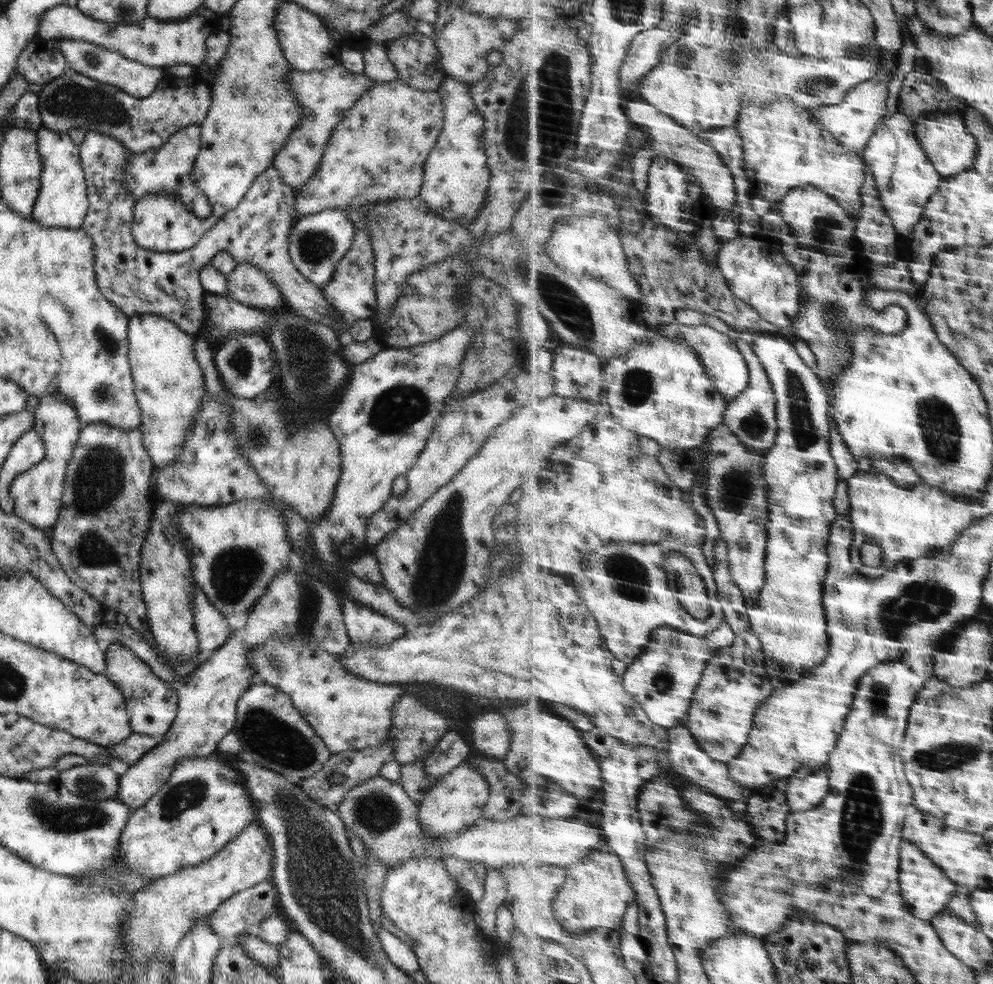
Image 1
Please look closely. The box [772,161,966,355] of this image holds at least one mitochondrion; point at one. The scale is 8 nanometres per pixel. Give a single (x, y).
(825, 228)

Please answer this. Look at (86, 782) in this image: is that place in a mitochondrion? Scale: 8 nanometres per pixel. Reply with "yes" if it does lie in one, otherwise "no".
yes

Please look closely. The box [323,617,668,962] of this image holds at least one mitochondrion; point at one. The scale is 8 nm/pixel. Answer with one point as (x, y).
(376, 811)

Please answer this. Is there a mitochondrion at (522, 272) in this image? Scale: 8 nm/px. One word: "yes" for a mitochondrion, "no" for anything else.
yes

